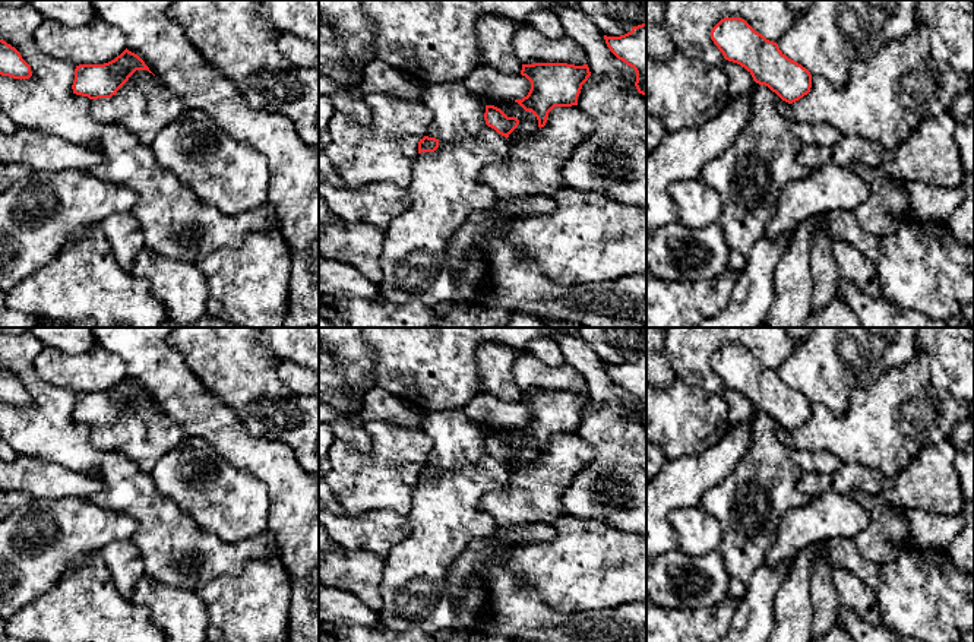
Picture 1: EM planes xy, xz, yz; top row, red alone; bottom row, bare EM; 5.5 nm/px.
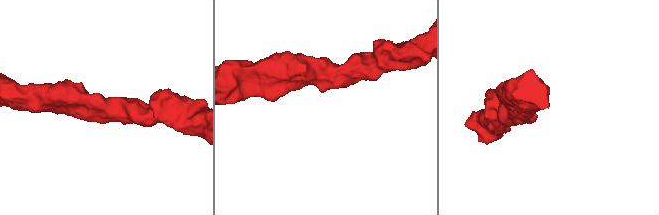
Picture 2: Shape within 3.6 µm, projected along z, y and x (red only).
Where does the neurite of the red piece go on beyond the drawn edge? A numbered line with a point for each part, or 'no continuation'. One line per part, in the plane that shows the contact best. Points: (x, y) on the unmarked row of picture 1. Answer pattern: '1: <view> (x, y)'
no continuation

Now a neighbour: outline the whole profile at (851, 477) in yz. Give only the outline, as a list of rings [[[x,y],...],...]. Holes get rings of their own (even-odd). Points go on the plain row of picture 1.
[[[842,464],[838,471],[831,474],[807,472],[796,487],[809,496],[825,493],[850,496],[853,491],[882,496],[888,486],[889,478],[876,469],[858,464]]]

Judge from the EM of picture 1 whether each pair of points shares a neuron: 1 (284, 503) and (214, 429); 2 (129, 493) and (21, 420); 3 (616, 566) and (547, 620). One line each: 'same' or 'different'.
1: same
2: same
3: different

